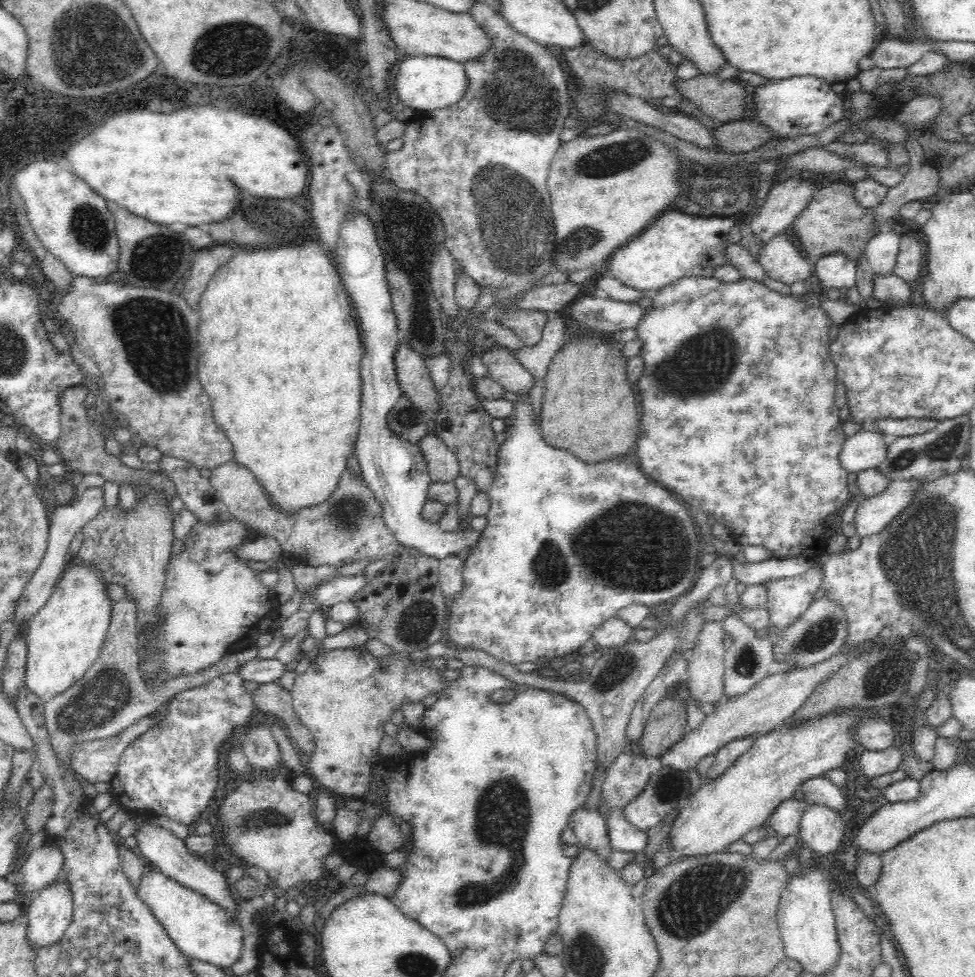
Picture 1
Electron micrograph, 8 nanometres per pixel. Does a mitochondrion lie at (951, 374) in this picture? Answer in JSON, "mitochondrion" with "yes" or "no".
{"mitochondrion":"no"}

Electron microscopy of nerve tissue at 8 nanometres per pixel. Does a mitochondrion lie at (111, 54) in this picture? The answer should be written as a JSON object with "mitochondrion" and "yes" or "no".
{"mitochondrion":"yes"}

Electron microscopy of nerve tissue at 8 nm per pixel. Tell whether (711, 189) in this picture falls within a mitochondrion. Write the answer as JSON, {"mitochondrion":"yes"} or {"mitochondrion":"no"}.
{"mitochondrion":"yes"}

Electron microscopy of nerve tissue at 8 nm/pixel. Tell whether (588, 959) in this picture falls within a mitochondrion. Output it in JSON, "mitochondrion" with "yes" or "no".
{"mitochondrion":"yes"}

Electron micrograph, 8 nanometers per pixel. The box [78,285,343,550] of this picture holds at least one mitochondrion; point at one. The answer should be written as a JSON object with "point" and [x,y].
{"point":[154,333]}

